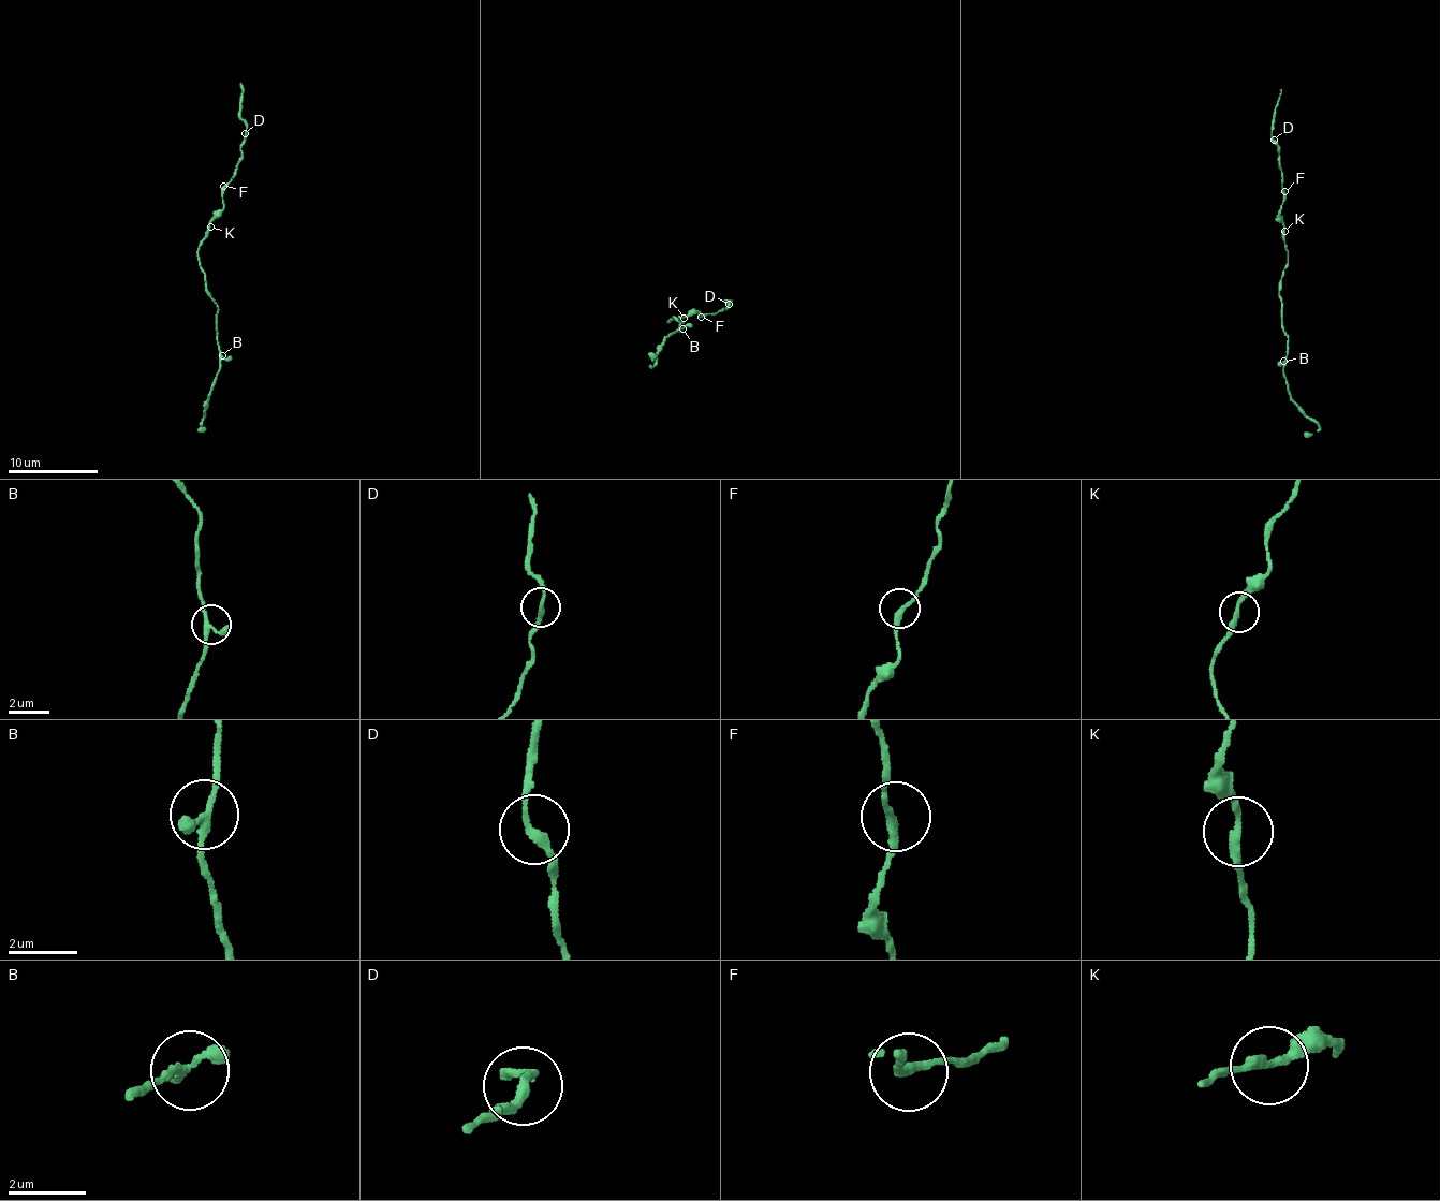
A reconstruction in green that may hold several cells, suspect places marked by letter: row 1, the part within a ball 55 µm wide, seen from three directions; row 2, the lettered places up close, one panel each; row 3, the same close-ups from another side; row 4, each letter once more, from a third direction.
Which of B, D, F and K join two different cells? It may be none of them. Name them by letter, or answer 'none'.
none

